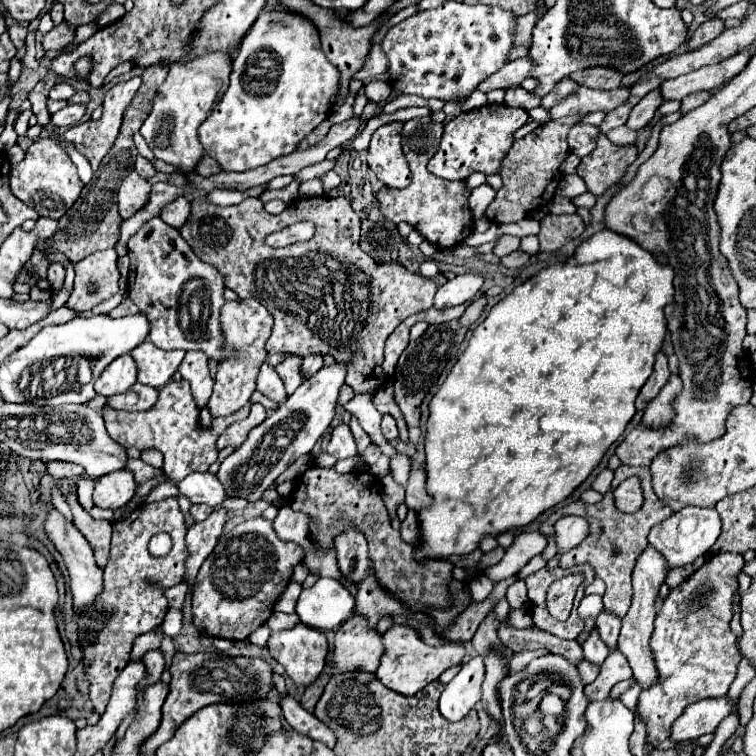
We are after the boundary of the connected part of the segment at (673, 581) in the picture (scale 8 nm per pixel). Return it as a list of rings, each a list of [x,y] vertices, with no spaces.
[[[700,557],[700,559],[698,559],[696,563],[692,563],[692,565],[686,565],[686,567],[678,567],[678,569],[668,571],[668,575],[666,575],[666,585],[668,585],[670,589],[678,587],[678,585],[684,583],[694,571],[698,571],[702,565],[704,565],[704,557]]]

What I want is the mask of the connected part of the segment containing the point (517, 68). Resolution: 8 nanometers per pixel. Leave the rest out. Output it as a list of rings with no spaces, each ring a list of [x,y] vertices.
[[[528,57],[516,59],[512,63],[506,63],[506,67],[502,67],[502,71],[496,71],[494,75],[490,75],[490,79],[486,79],[486,83],[478,85],[478,91],[488,93],[490,89],[510,89],[510,87],[518,87],[522,83],[522,79],[526,79],[532,71],[532,61]]]

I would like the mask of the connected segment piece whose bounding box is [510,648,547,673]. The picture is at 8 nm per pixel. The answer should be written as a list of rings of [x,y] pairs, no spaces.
[[[545,648],[515,652],[510,660],[510,673],[522,671],[531,660],[544,656],[546,653]]]

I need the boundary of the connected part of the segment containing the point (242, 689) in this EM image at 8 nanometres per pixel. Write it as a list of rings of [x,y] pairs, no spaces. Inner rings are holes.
[[[176,653],[174,661],[170,665],[172,681],[170,681],[170,693],[162,707],[162,723],[158,731],[142,743],[144,753],[154,753],[162,743],[166,743],[174,731],[196,711],[200,711],[206,705],[214,703],[250,703],[254,699],[266,699],[272,689],[272,667],[258,657],[230,657],[226,653],[196,653],[196,655],[184,655]]]

